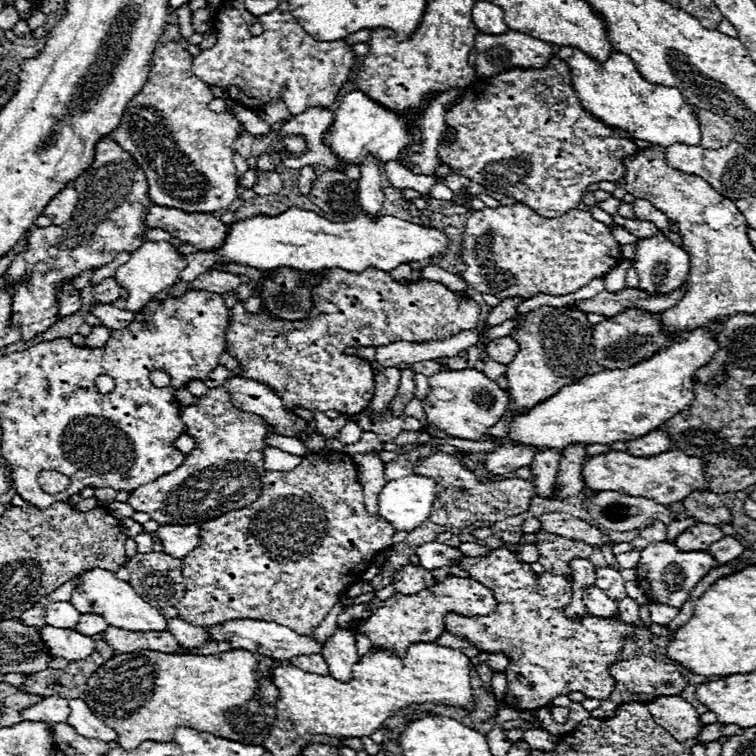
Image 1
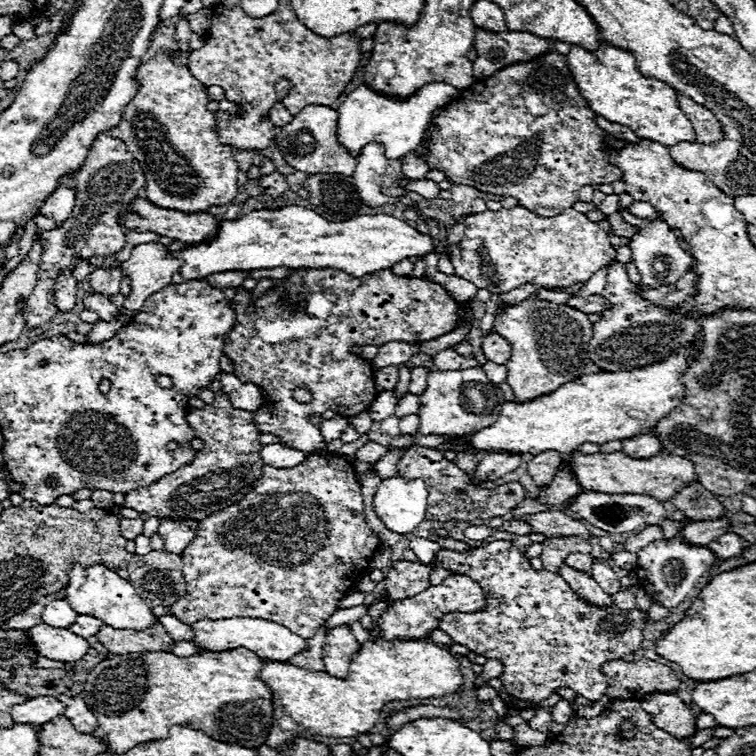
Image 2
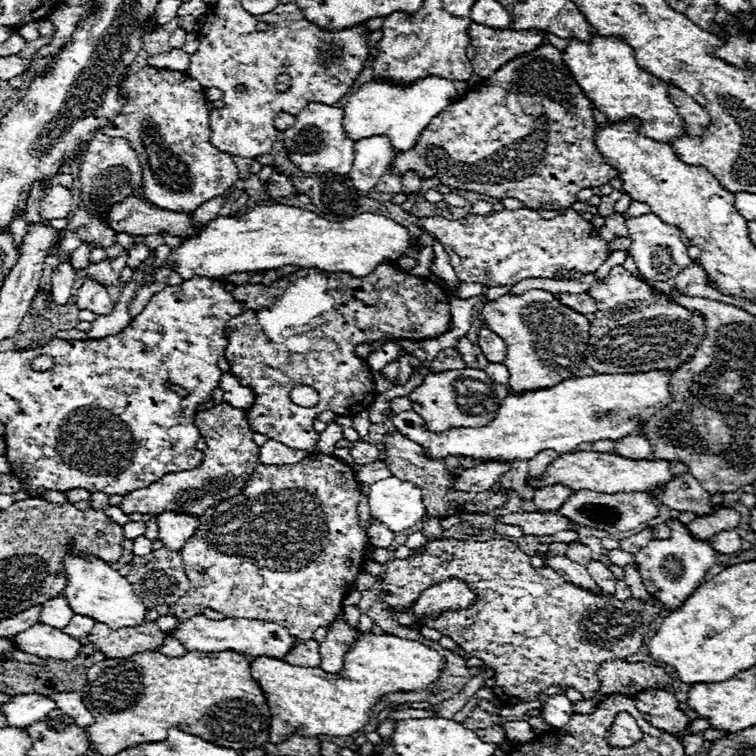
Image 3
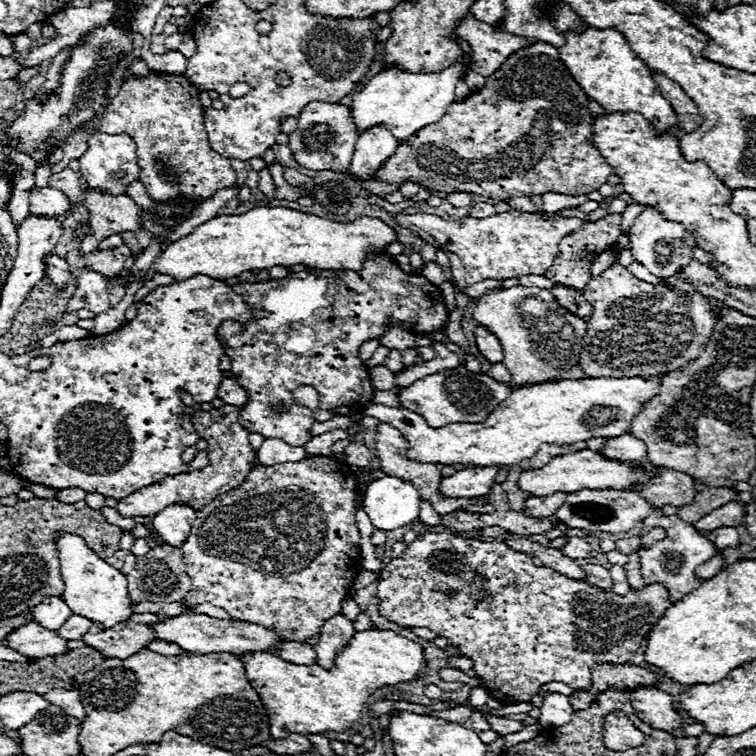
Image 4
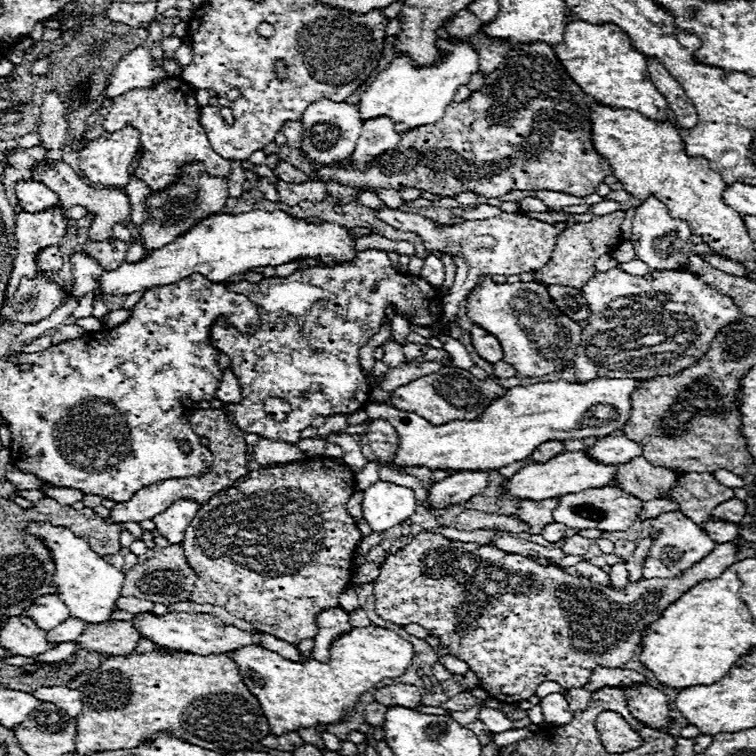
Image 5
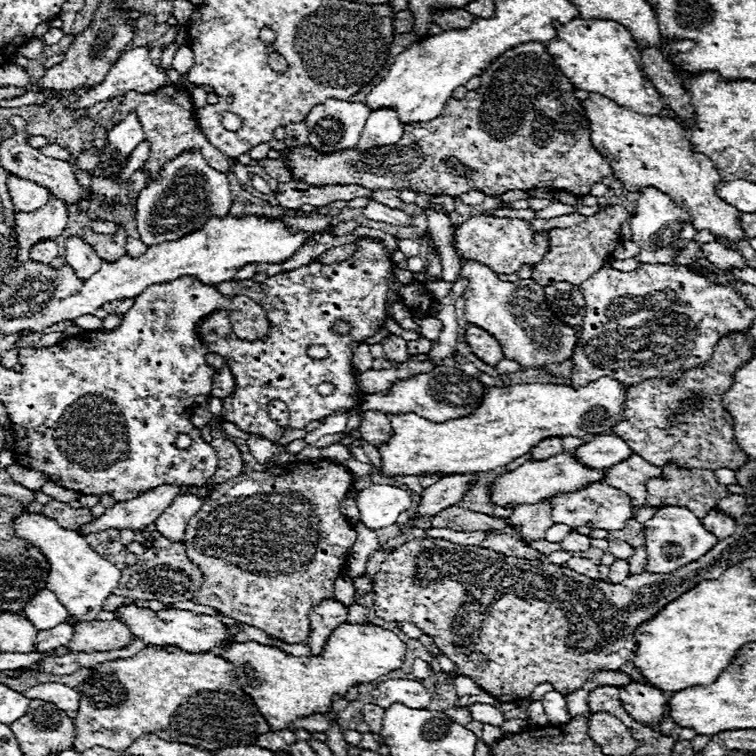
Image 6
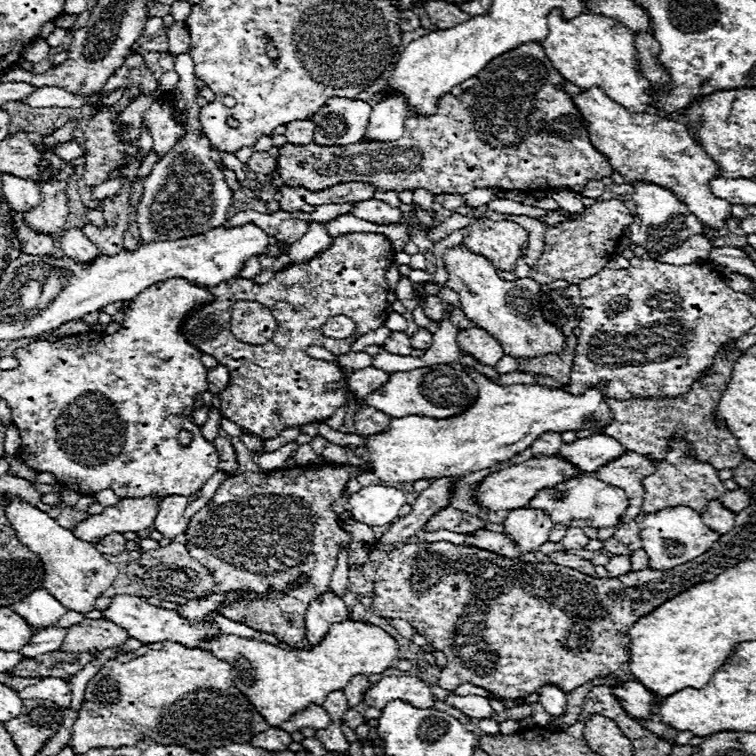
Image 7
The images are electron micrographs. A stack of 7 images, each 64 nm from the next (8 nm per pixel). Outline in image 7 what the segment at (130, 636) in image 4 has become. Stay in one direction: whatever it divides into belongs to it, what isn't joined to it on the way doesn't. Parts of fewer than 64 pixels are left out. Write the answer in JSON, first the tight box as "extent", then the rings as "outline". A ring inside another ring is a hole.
{"extent":[62,620,128,652],"outline":[[[82,620],[66,630],[66,640],[62,642],[62,652],[88,652],[122,646],[128,640],[128,632],[108,620]]]}

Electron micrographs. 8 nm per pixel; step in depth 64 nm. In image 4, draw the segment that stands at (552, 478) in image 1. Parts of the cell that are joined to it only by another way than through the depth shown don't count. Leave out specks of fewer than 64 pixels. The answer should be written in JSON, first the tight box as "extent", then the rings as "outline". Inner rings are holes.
{"extent":[530,444,568,468],"outline":[[[544,444],[544,446],[530,458],[530,468],[542,468],[542,466],[546,466],[554,456],[560,456],[560,454],[564,454],[564,452],[568,452],[568,448],[558,448],[558,446],[554,446],[554,444]]]}

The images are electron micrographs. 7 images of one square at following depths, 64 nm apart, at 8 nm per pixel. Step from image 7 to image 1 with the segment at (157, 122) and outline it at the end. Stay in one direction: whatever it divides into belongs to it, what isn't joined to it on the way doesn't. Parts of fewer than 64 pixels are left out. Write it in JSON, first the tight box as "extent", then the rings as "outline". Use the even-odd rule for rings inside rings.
{"extent":[110,42,240,214],"outline":[[[168,42],[160,46],[150,64],[150,76],[142,90],[128,102],[120,126],[110,134],[132,158],[142,166],[148,180],[148,196],[158,206],[178,208],[184,212],[204,212],[214,214],[222,208],[228,208],[232,200],[238,198],[238,176],[234,166],[232,144],[240,122],[230,114],[216,114],[208,108],[208,102],[214,100],[208,84],[198,80],[192,72],[192,56],[178,46]]]}

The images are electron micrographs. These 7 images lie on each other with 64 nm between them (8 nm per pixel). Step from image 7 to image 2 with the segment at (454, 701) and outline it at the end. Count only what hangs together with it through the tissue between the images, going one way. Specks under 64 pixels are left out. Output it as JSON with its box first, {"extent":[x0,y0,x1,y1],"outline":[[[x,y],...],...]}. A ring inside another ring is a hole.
{"extent":[510,722,548,746],"outline":[[[526,722],[524,724],[518,724],[512,728],[514,730],[514,738],[510,740],[514,746],[520,742],[520,746],[540,746],[548,740],[546,734],[538,732],[538,730],[532,730]]]}

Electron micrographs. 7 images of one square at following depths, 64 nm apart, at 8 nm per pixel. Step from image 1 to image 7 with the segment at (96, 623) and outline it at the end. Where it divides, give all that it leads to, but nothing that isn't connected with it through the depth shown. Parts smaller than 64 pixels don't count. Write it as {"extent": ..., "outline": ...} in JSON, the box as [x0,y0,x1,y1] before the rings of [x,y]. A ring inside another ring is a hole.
{"extent":[20,628,66,658],"outline":[[[46,628],[42,632],[36,632],[30,642],[20,650],[24,658],[36,658],[40,654],[48,654],[60,648],[62,640],[66,636],[66,628]]]}

